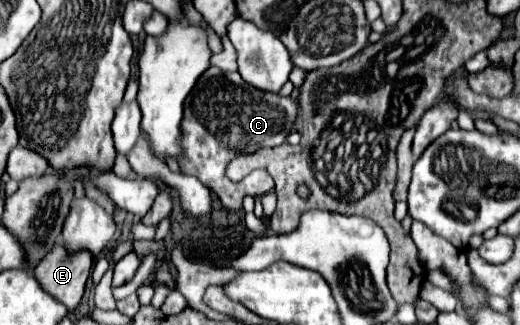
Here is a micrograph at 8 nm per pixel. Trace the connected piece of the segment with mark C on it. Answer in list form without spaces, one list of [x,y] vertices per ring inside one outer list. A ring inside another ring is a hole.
[[[210,67],[202,73],[184,101],[184,117],[180,123],[180,171],[184,175],[198,177],[220,197],[226,209],[240,211],[246,195],[262,197],[274,189],[274,181],[266,171],[254,169],[242,181],[234,183],[226,177],[228,163],[238,155],[250,155],[262,147],[278,147],[284,143],[288,133],[294,129],[292,119],[296,119],[296,99],[262,93],[260,89],[252,89],[252,85],[244,83],[240,73],[226,73],[218,67]]]

